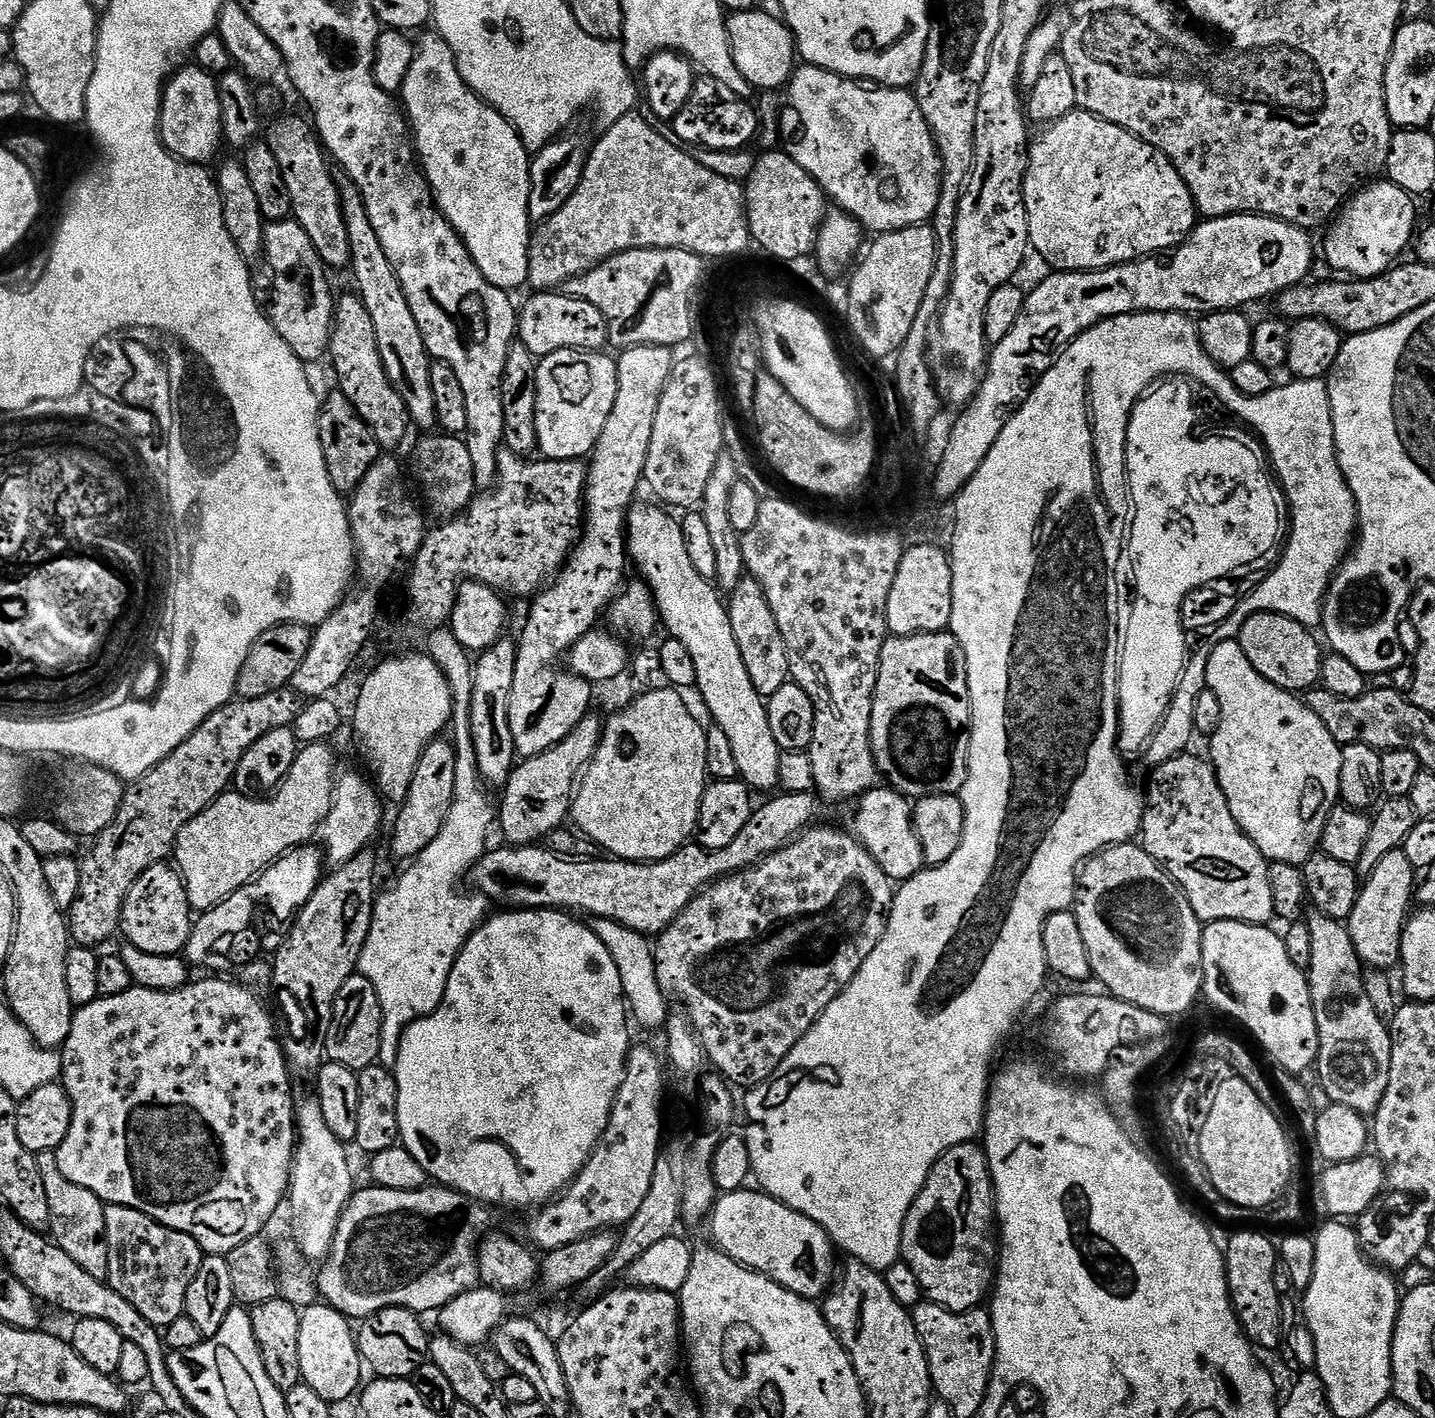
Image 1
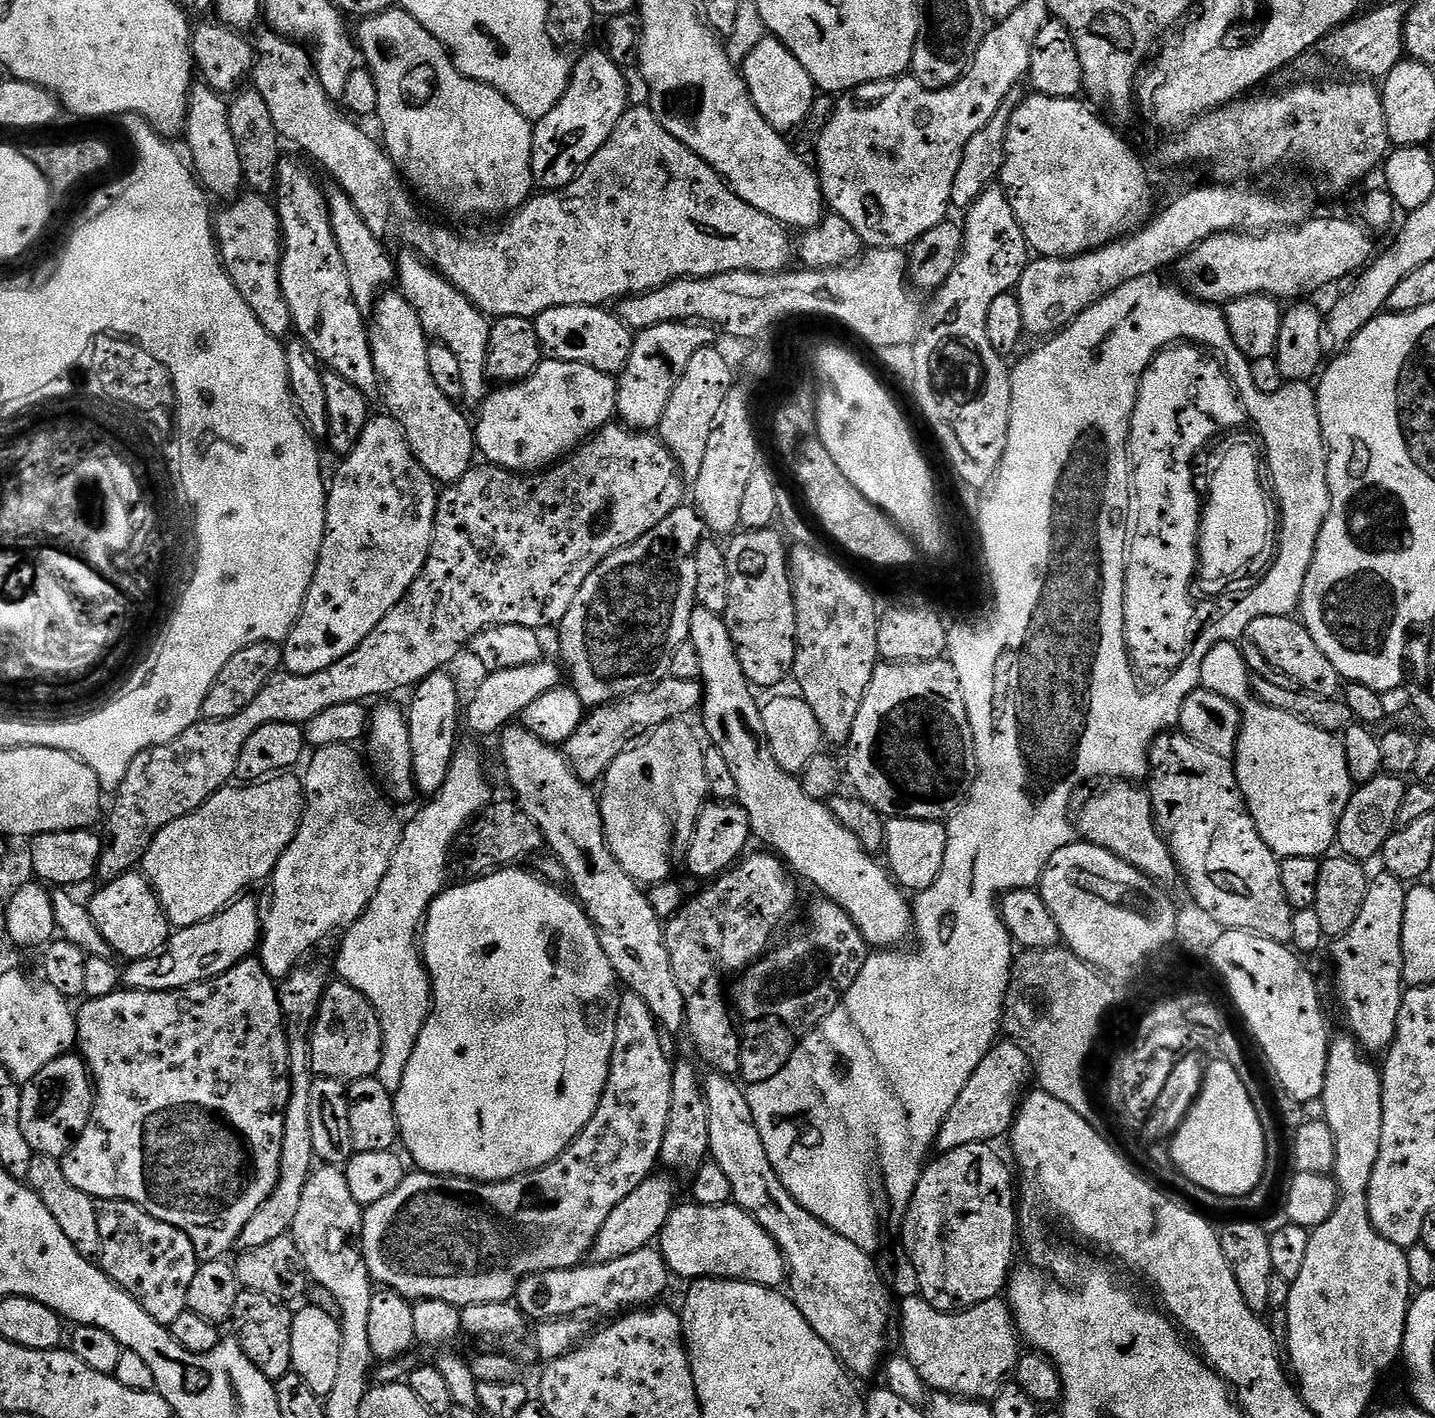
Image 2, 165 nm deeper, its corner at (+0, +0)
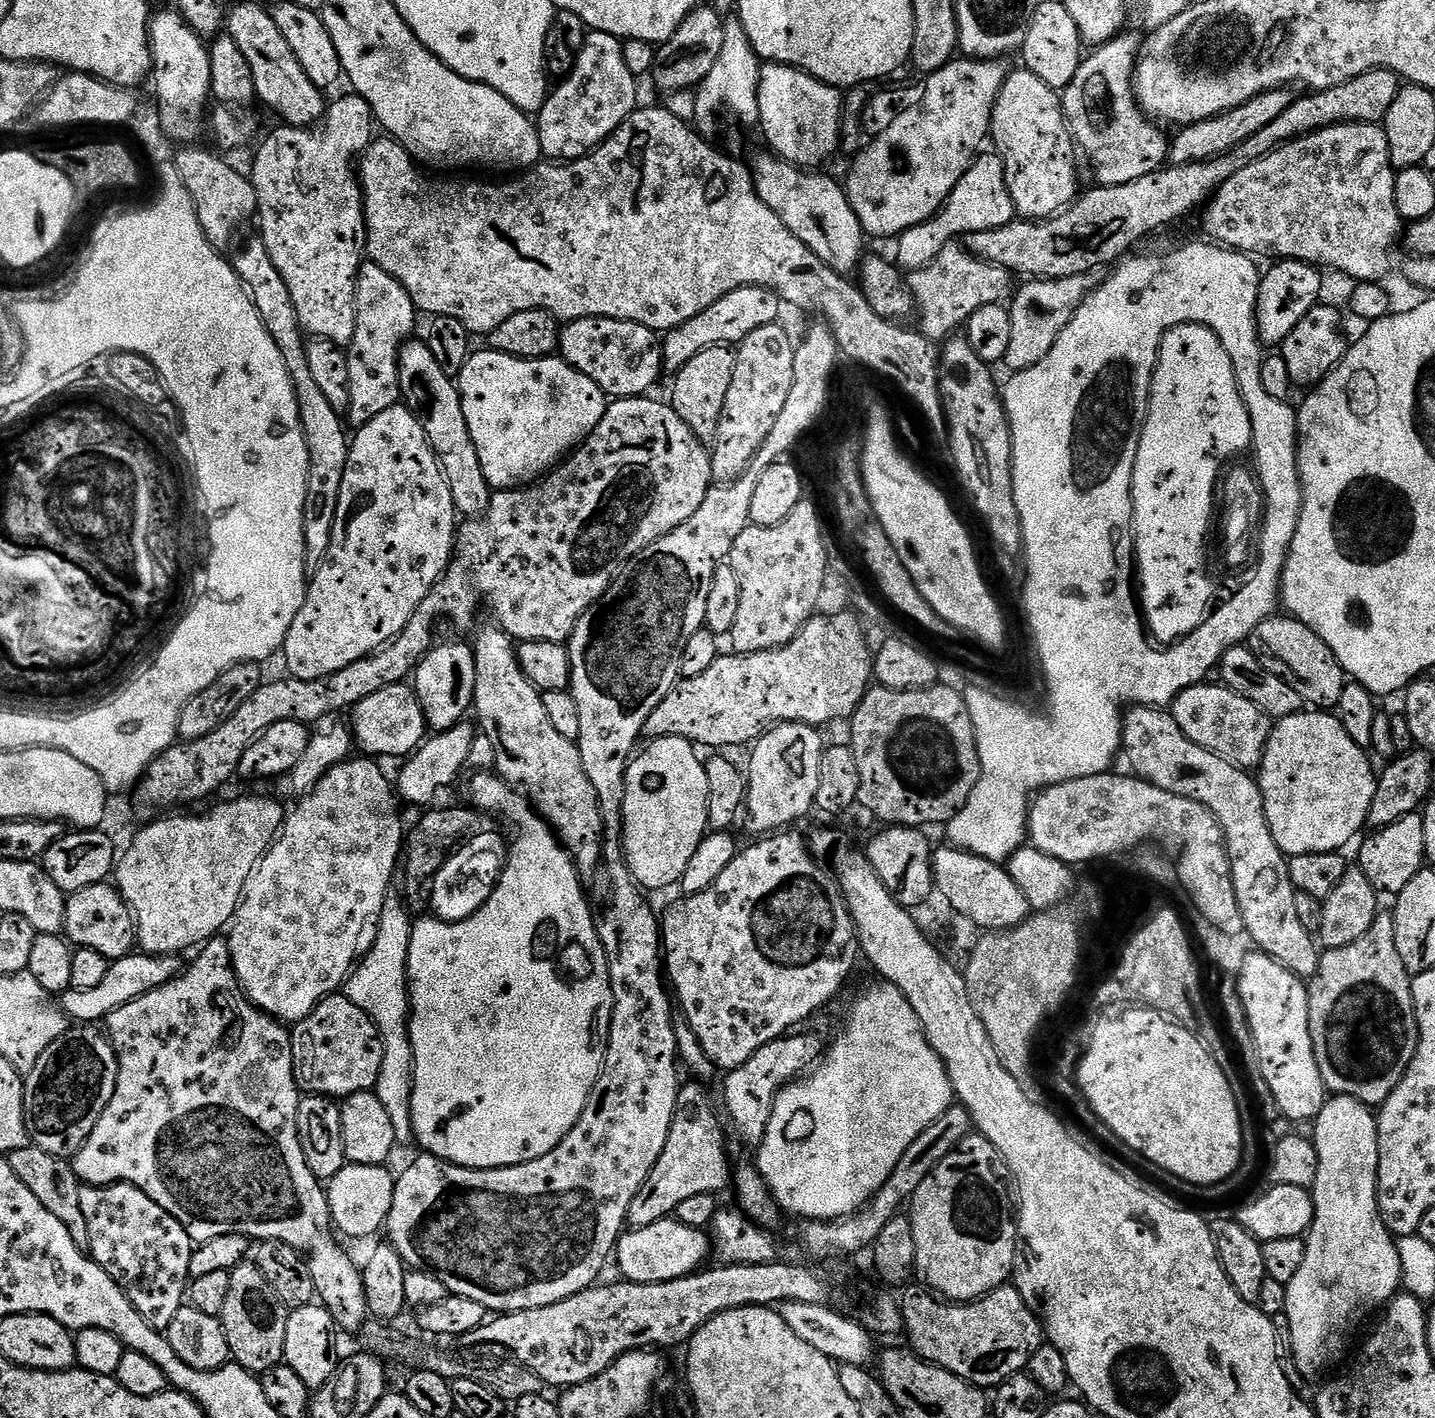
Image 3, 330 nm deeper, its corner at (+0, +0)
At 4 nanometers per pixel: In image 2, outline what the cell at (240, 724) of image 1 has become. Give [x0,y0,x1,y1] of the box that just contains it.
[99,422,686,882]

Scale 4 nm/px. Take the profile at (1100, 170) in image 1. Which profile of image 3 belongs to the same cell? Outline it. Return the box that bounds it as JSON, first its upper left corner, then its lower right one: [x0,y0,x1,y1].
[990,70,1078,220]

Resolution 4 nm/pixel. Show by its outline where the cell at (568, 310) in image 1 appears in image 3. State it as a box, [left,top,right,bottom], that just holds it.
[559,318,664,398]

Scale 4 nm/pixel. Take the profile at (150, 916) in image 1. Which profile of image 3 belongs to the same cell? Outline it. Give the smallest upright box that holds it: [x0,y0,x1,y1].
[63,882,138,962]

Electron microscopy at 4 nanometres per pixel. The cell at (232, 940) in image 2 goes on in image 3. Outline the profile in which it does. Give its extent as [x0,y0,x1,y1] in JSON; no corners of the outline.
[58,954,182,1026]

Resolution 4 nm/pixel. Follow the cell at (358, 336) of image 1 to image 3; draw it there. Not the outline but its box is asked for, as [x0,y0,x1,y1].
[250,94,377,346]

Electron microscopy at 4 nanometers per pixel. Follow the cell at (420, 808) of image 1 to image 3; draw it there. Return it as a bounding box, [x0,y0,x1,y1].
[414,643,476,733]

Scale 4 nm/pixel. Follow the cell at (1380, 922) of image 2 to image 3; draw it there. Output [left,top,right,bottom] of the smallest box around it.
[1308,911,1418,1106]

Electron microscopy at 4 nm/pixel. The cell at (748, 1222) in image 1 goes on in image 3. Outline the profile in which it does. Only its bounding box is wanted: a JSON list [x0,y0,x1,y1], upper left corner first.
[614,1218,710,1284]

